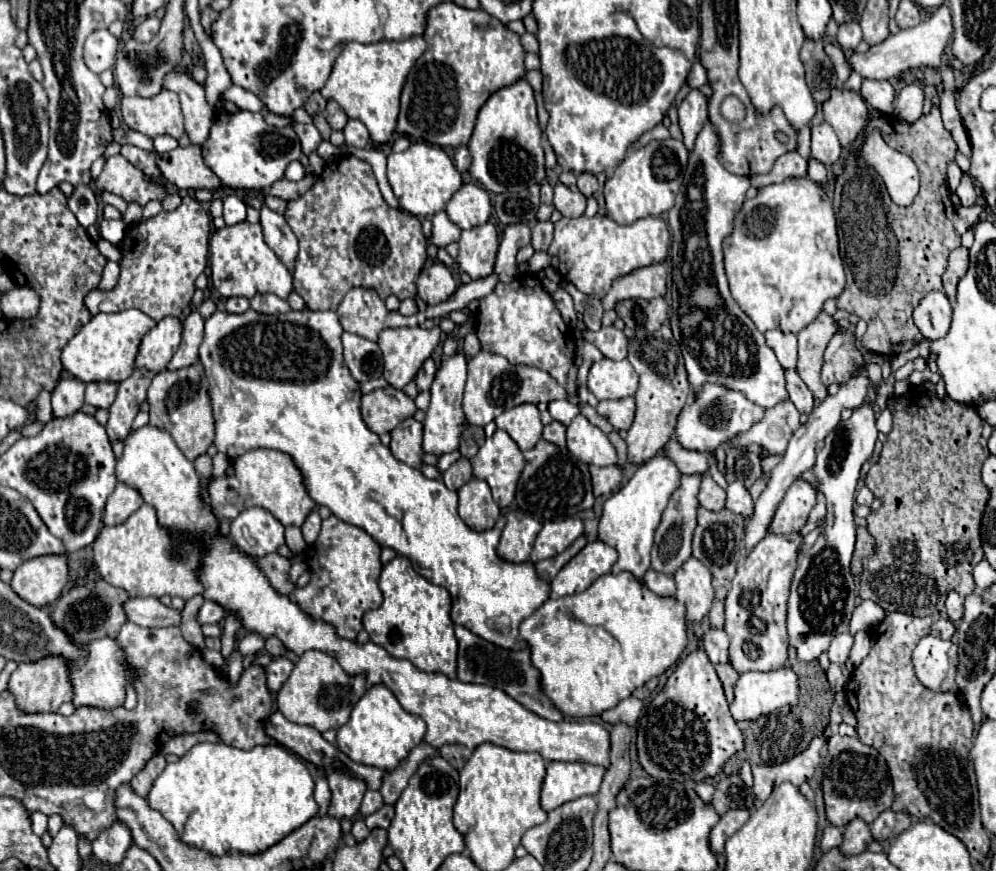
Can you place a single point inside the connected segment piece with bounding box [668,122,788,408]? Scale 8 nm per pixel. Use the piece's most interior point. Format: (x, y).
(720, 344)

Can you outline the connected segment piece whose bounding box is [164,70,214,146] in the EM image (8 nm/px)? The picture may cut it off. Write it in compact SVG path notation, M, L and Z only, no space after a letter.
M172 70L164 76L164 88L172 90L180 96L182 114L186 118L186 134L190 136L192 144L202 146L208 138L208 130L214 118L214 110L206 104L204 86L198 84L188 72Z

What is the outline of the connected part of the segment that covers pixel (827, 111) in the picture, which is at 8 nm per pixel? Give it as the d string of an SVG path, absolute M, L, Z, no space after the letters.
M838 88L832 90L832 98L824 104L824 118L834 128L842 148L852 148L856 144L856 138L864 132L868 124L868 106L860 92L840 92Z

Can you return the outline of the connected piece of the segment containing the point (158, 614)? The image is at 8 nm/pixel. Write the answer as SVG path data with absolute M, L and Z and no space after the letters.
M130 598L124 602L124 612L138 626L172 626L180 624L180 612L166 608L158 598Z

